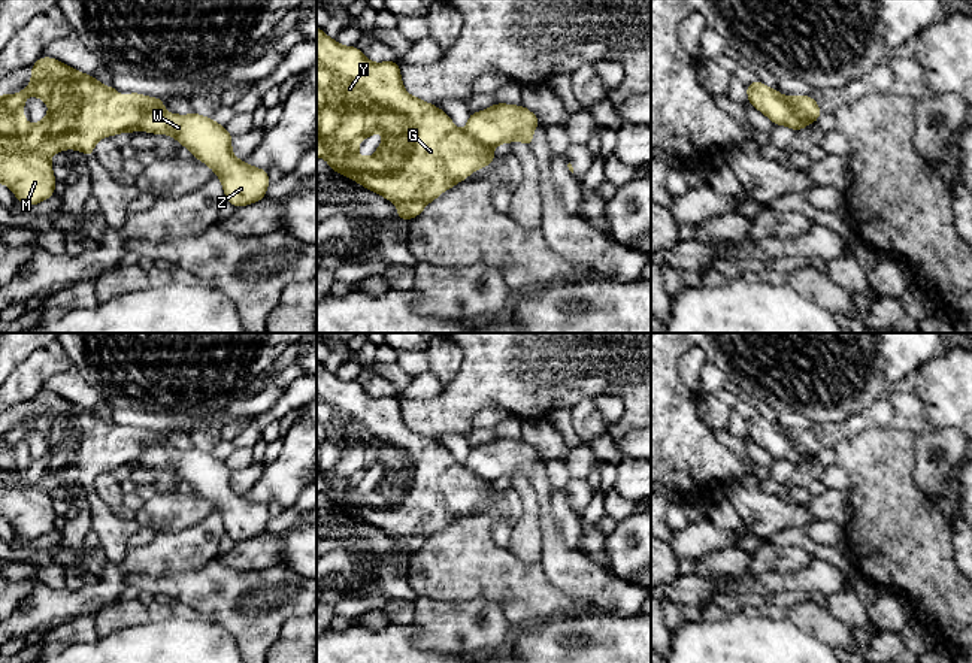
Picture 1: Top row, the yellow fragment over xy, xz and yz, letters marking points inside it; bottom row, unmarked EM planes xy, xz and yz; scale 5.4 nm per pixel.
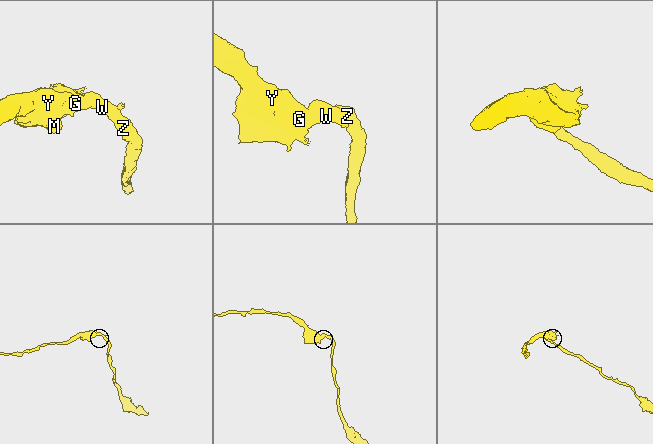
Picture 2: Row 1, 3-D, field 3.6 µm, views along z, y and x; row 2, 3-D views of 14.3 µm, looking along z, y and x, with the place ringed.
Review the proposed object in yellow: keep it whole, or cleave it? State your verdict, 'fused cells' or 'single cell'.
fused cells

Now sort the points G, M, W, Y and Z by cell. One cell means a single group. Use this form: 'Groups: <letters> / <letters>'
Groups: G M Y / W Z

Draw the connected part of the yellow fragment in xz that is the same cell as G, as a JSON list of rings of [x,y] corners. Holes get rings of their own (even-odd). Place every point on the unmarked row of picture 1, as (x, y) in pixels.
[[[317,361],[317,491],[325,493],[331,505],[345,509],[348,514],[357,515],[364,523],[375,526],[393,536],[399,545],[399,554],[414,554],[417,550],[423,547],[423,544],[434,533],[442,530],[446,523],[455,521],[463,514],[469,512],[472,506],[485,502],[487,499],[494,497],[493,482],[484,481],[469,472],[464,466],[458,464],[446,446],[420,435],[406,427],[402,418],[402,409],[397,396],[385,396],[385,397],[372,397],[366,393],[366,390],[357,381],[342,381],[334,373],[324,369],[321,363]],[[382,466],[385,469],[384,475],[379,478],[376,487],[372,491],[358,491],[358,476],[361,473],[367,473],[372,469]]]

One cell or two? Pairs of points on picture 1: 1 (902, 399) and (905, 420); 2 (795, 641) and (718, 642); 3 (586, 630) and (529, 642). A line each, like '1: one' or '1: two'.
1: one
2: one
3: one

